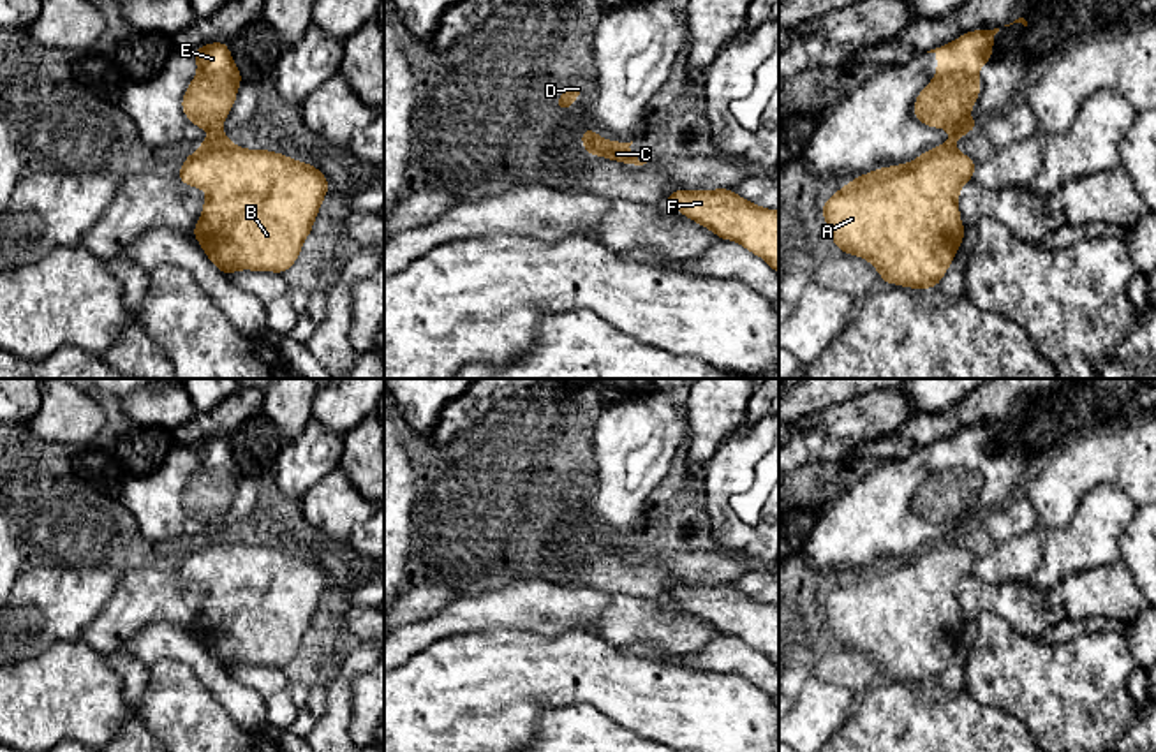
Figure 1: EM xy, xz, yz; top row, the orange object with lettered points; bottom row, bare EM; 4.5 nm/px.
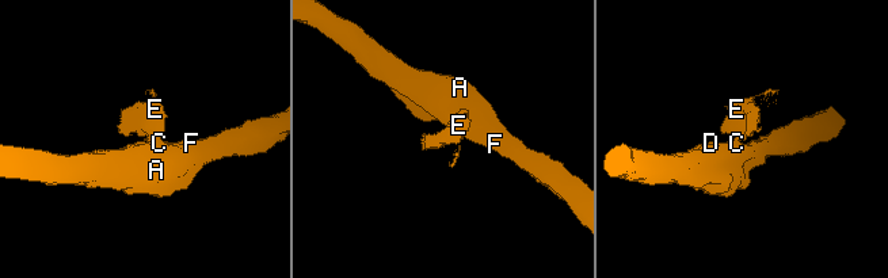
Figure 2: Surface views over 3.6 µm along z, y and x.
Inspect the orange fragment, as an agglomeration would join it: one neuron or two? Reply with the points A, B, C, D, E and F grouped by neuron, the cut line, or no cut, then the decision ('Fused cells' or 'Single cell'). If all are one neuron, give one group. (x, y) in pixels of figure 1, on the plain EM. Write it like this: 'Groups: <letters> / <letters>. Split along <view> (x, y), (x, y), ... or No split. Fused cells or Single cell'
Groups: A B C D F / E. Split along xy (228, 536), (210, 539). Fused cells

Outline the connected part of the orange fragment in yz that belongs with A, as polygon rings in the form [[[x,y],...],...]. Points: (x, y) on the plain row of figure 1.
[[[941,539],[909,558],[858,571],[823,597],[828,629],[841,646],[867,653],[885,678],[937,682],[966,627],[959,609],[959,585],[973,574],[974,562],[967,549]]]

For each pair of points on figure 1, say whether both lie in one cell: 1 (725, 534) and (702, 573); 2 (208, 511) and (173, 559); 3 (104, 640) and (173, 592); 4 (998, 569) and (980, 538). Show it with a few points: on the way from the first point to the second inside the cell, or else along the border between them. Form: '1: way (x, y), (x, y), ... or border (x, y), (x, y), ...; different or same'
1: border (719, 548), (753, 564); different
2: border (208, 538), (164, 548); different
3: way (122, 622), (150, 594), (155, 594); same
4: border (996, 543), (977, 560); different

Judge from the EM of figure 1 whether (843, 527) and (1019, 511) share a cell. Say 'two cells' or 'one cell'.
two cells

